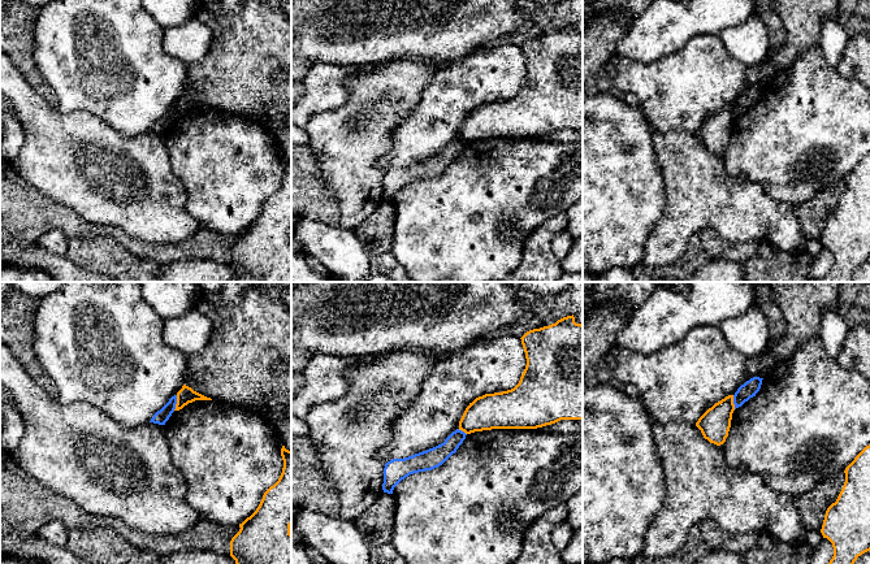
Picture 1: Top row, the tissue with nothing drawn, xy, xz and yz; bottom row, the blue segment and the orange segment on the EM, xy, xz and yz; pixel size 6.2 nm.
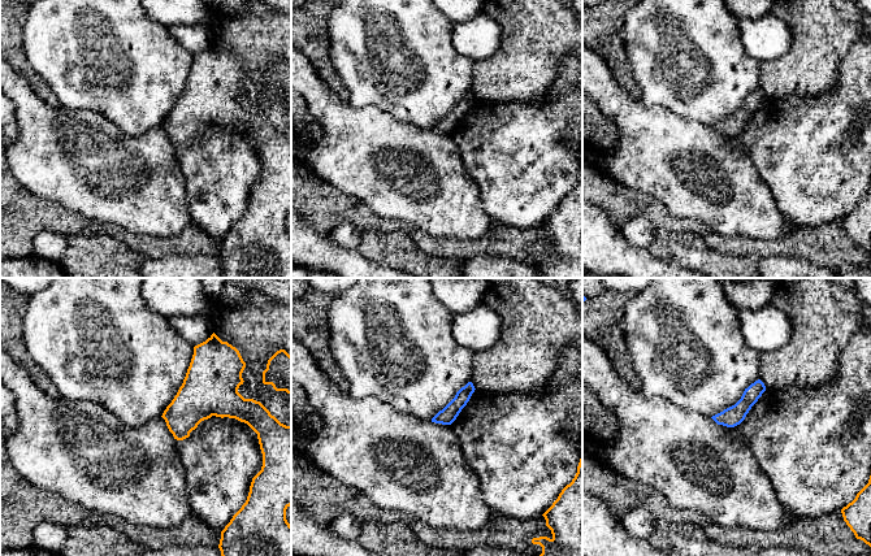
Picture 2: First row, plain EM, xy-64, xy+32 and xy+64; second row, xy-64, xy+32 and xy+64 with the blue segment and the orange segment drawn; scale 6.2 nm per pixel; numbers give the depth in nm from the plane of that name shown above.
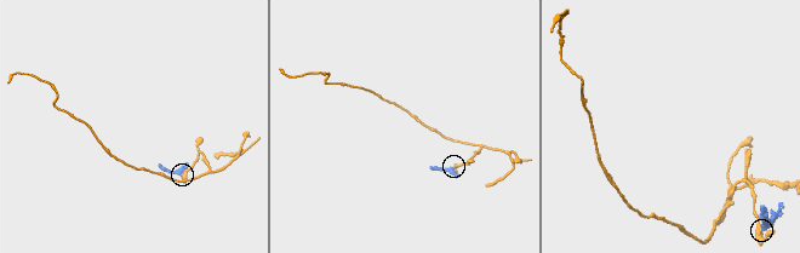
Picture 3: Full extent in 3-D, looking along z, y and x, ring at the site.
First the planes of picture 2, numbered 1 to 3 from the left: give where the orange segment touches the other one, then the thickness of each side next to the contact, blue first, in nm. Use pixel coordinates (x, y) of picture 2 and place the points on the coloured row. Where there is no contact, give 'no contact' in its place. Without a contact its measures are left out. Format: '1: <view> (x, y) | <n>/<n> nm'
1: no contact
2: no contact
3: no contact

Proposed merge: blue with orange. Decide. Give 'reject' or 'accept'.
reject

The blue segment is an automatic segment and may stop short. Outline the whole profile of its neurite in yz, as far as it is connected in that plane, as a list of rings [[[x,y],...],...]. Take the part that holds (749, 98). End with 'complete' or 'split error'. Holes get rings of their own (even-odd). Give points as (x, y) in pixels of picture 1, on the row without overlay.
[[[753,86],[737,97],[733,104],[735,118],[741,116],[750,107],[756,105],[761,97],[762,88],[763,87]]]; complete

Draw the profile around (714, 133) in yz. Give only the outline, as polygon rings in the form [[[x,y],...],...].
[[[728,104],[709,117],[696,131],[705,148],[720,155],[726,151],[735,120],[733,104]]]

